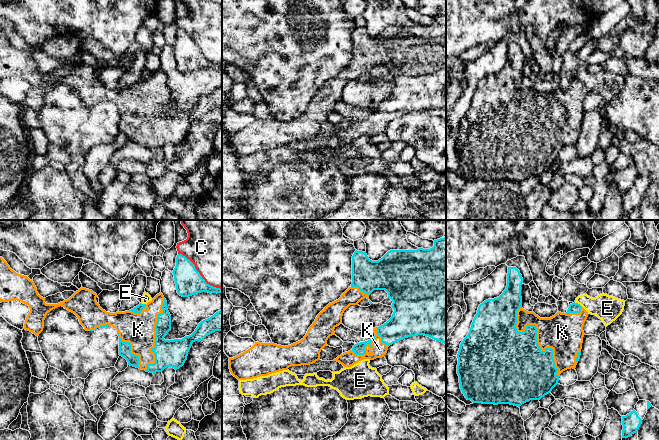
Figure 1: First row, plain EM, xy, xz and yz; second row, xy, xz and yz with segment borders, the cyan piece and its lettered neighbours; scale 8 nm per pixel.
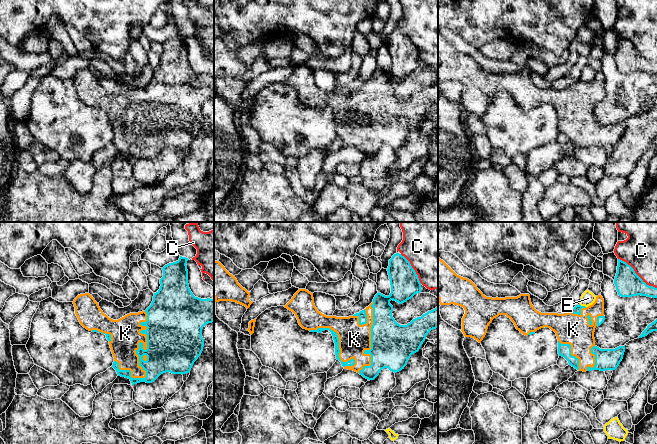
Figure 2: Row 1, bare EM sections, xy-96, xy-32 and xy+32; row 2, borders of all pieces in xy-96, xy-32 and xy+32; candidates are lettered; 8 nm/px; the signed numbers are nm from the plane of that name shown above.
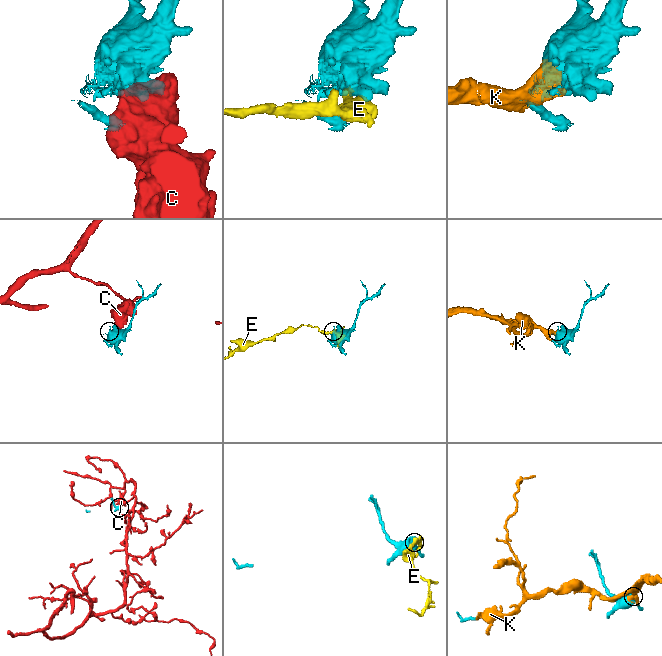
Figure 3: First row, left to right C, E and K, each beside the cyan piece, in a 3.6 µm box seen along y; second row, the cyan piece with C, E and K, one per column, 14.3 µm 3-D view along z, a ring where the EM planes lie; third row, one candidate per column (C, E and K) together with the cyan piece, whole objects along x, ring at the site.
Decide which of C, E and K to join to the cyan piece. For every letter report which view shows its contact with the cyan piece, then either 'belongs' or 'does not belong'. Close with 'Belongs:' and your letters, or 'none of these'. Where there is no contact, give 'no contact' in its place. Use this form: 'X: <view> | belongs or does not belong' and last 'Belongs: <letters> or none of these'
C: xy | does not belong
E: yz | does not belong
K: yz | belongs
Belongs: K

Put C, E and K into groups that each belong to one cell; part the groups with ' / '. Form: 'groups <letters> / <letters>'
groups C / E / K

